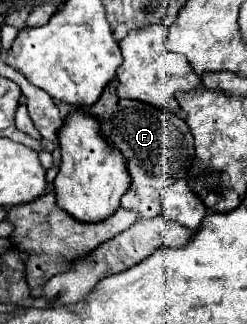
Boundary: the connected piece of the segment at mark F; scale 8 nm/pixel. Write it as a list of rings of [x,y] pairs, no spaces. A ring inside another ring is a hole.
[[[112,82],[104,88],[96,104],[82,108],[88,116],[96,118],[100,124],[102,138],[126,160],[132,186],[120,200],[120,208],[136,210],[144,218],[154,218],[160,214],[160,194],[166,186],[174,184],[188,174],[194,160],[194,136],[188,124],[178,114],[166,114],[144,102],[124,102],[116,94]]]

